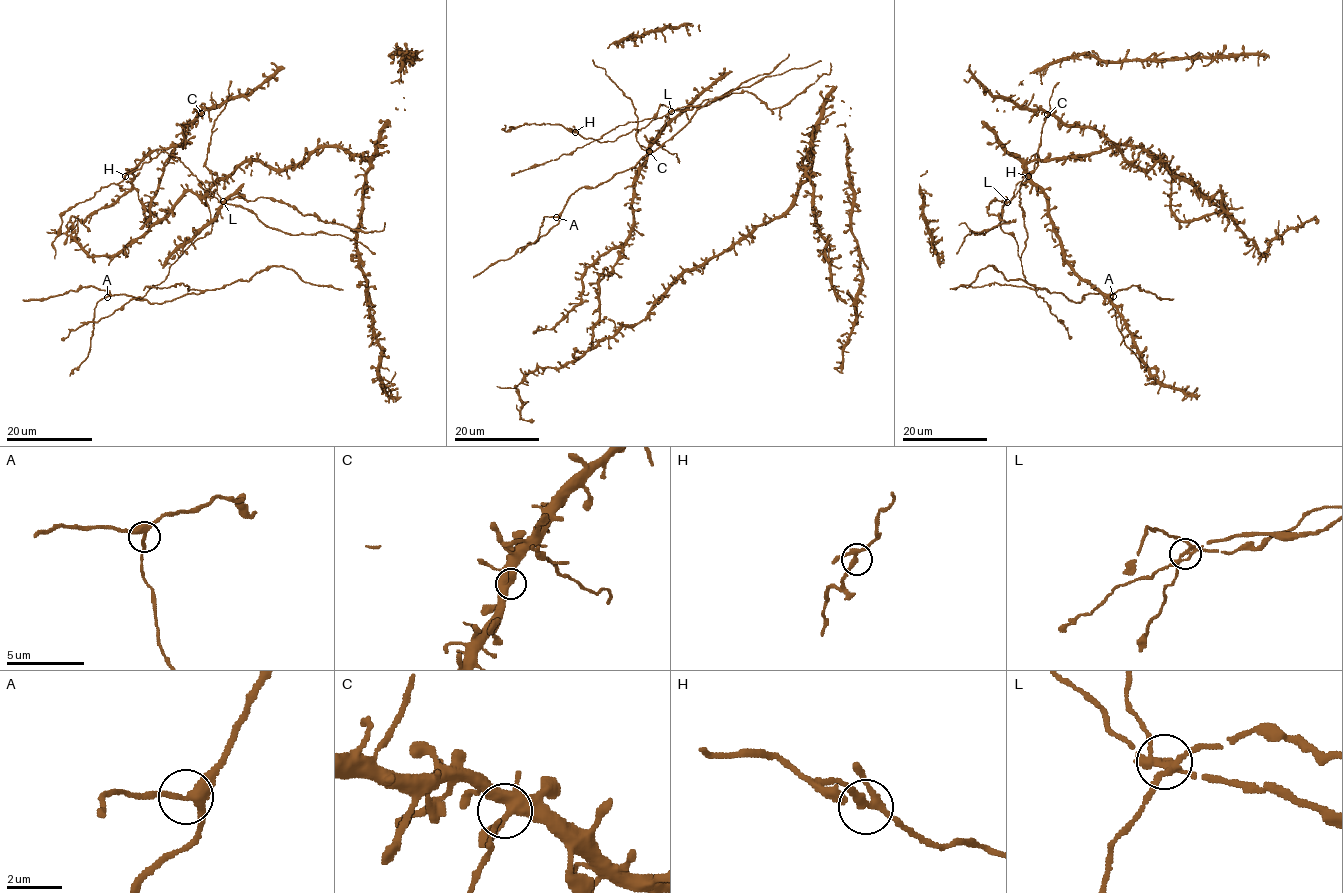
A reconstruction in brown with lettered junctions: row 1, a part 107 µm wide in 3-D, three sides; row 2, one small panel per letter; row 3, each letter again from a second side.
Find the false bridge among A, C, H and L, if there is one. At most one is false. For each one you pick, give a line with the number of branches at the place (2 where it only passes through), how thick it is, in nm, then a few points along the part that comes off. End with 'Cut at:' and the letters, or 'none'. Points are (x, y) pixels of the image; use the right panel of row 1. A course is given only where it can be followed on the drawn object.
L: 5 | 220 nm | (1007, 202), (1036, 168), (1041, 128), (1050, 110), (1052, 90), (1059, 82)
Cut at: L

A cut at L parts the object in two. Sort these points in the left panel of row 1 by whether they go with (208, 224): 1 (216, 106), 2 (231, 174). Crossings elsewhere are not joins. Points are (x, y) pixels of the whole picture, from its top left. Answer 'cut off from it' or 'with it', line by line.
1: with it
2: with it

